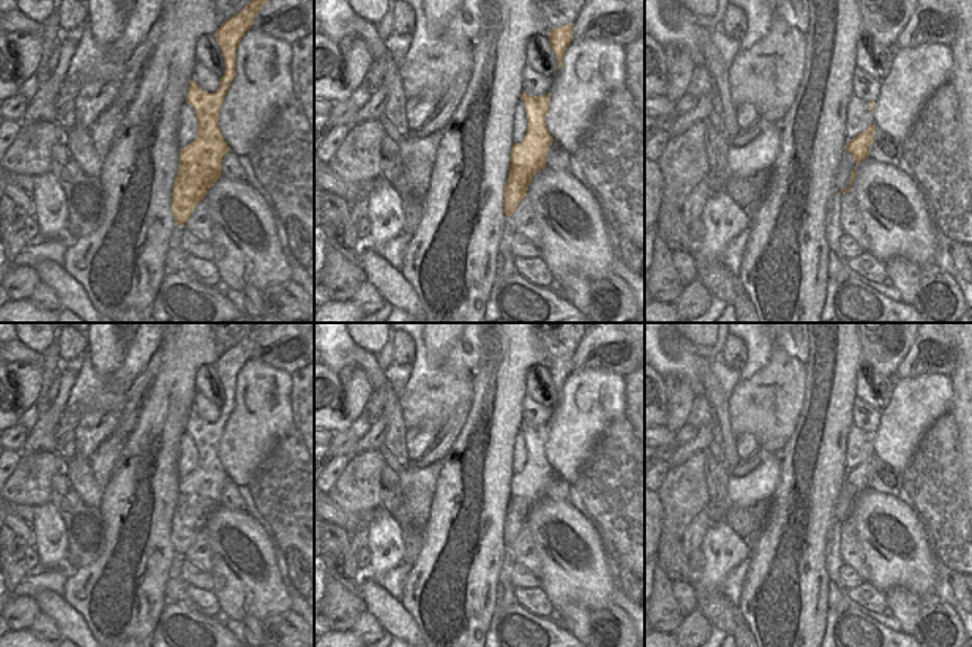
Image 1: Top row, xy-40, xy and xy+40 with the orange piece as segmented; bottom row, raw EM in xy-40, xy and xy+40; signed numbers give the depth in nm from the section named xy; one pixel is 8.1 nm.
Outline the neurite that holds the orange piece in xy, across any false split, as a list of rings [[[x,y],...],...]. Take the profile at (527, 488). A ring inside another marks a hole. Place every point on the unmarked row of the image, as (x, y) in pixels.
[[[550,423],[546,426],[521,424],[525,435],[528,460],[521,473],[510,480],[510,495],[503,523],[504,545],[512,547],[519,532],[527,526],[532,507],[546,497],[546,485],[553,467],[546,458],[544,447],[550,435]]]

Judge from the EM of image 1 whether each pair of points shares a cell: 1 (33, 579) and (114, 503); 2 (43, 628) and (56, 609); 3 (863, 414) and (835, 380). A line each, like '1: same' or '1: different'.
1: different
2: different
3: different

